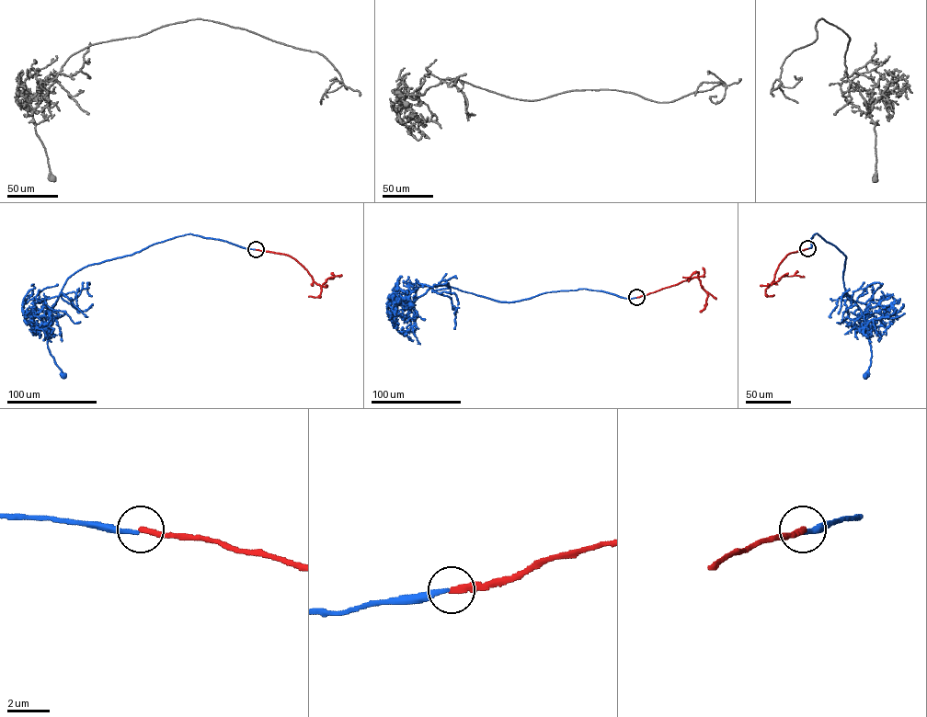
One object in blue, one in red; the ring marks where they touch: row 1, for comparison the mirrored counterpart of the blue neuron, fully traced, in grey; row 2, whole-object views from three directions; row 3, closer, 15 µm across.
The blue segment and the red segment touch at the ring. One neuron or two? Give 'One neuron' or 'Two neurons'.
Two neurons

